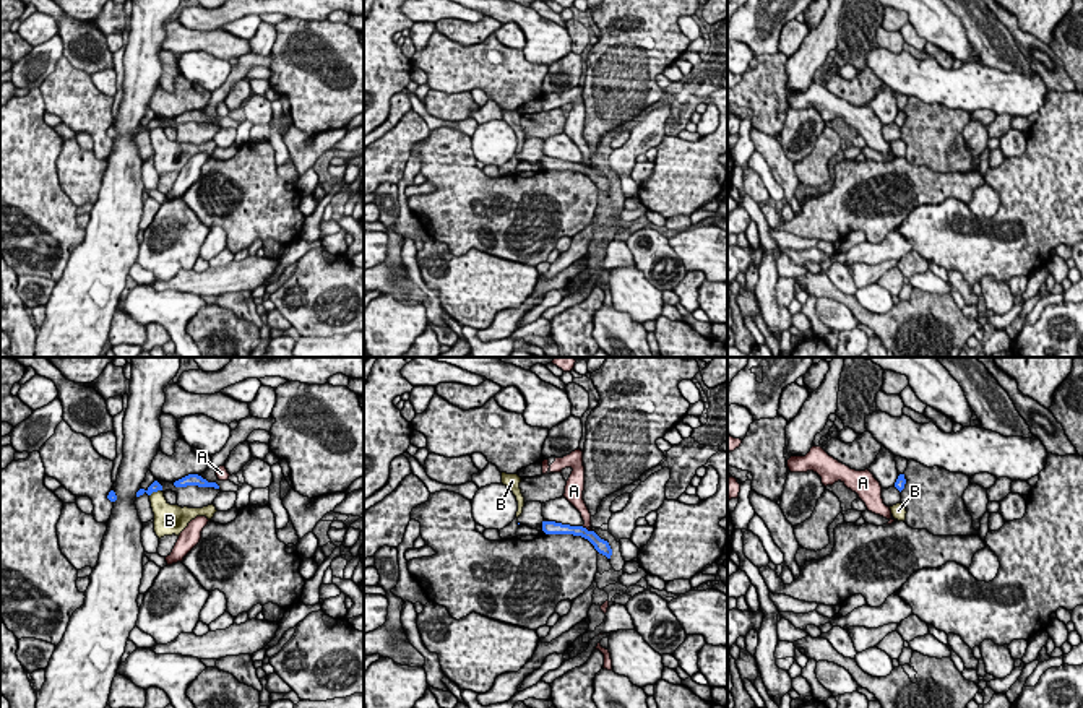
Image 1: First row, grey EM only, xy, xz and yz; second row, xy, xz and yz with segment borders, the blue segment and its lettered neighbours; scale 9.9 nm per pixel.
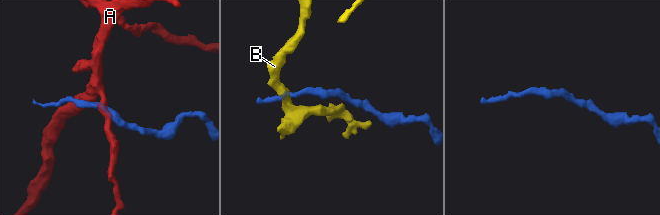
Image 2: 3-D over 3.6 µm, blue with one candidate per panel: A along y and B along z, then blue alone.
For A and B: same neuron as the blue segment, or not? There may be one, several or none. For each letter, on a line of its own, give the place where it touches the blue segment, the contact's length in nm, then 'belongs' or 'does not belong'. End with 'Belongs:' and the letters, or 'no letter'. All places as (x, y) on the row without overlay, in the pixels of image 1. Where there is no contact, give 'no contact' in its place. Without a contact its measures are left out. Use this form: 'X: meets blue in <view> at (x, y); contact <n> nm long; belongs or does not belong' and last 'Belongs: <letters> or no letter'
A: meets blue in xz at (585, 164); contact 110 nm long; belongs
B: meets blue in xy at (155, 127); contact 140 nm long; does not belong
Belongs: A

